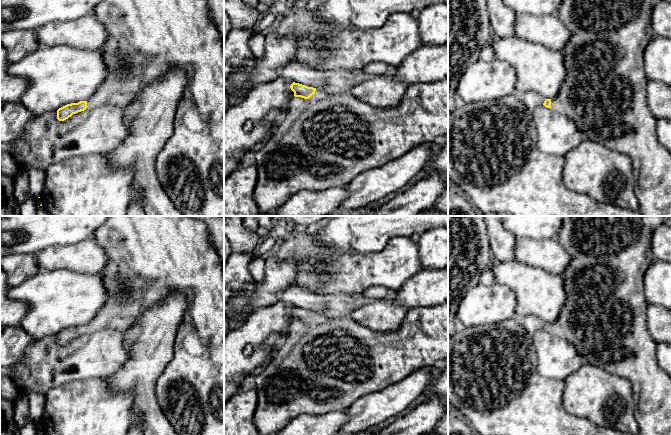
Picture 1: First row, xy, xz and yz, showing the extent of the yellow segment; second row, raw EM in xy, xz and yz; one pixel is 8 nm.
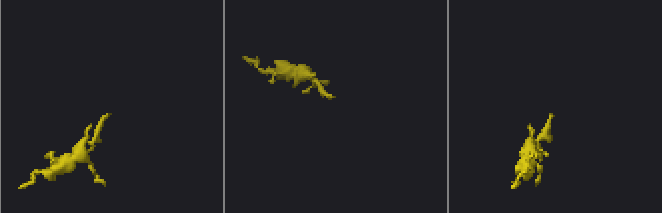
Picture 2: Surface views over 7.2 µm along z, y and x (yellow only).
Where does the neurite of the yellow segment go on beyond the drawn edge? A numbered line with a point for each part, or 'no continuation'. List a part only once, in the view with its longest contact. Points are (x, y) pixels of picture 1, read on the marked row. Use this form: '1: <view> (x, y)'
1: xz (325, 141)

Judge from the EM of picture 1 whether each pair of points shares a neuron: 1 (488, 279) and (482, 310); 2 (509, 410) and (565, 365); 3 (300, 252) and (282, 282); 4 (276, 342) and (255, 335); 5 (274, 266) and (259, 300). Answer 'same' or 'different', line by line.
1: different
2: different
3: different
4: different
5: same

